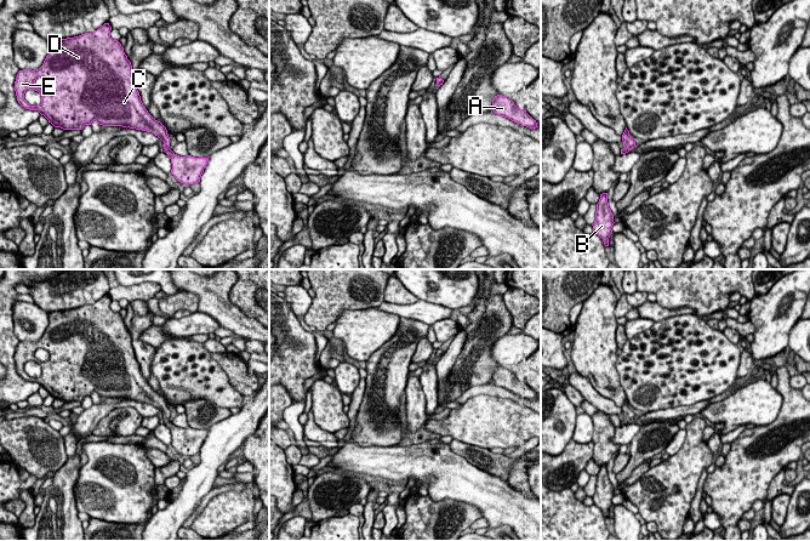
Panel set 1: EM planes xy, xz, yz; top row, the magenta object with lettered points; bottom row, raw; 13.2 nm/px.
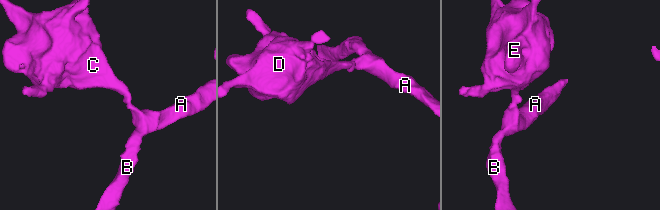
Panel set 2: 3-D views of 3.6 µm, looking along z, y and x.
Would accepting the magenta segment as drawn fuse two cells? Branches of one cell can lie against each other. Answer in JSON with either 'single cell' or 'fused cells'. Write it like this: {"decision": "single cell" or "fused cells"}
{"decision": "single cell"}

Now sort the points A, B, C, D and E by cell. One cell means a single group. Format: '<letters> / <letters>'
A B C D E

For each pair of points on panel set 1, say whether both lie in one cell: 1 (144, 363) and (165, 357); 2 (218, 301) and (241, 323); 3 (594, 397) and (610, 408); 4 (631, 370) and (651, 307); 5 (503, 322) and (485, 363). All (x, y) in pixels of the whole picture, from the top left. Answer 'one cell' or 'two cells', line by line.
1: two cells
2: one cell
3: one cell
4: two cells
5: one cell

